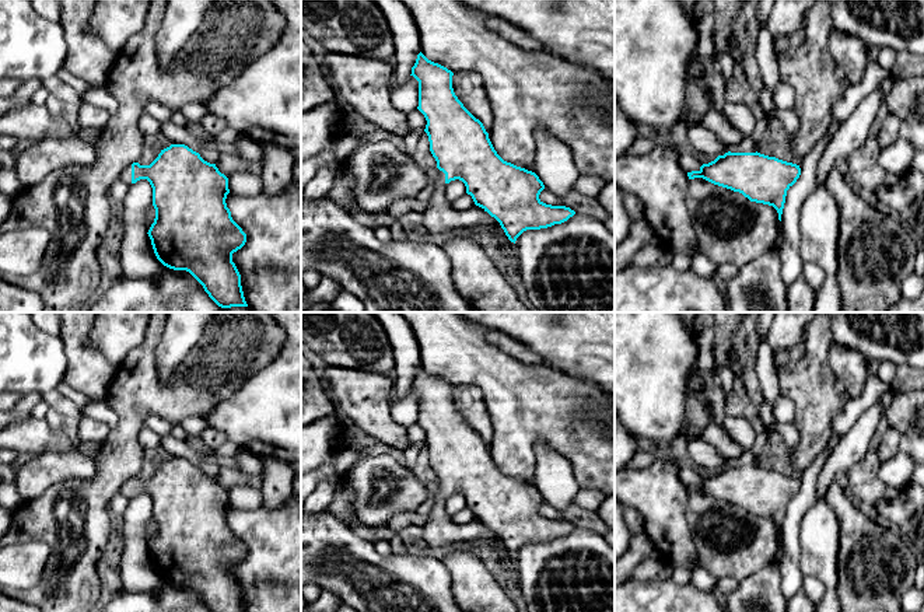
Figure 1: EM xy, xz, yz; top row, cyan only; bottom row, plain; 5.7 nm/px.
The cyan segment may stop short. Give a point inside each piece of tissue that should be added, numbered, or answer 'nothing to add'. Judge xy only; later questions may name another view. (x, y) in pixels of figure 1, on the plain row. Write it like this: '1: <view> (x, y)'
1: xy (125, 489)

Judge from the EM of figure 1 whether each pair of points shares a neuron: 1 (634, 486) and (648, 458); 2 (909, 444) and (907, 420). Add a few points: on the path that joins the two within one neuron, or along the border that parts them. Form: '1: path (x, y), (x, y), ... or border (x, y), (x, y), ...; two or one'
1: border (661, 454), (646, 467), (629, 468); two
2: path (909, 439), (909, 426); one

